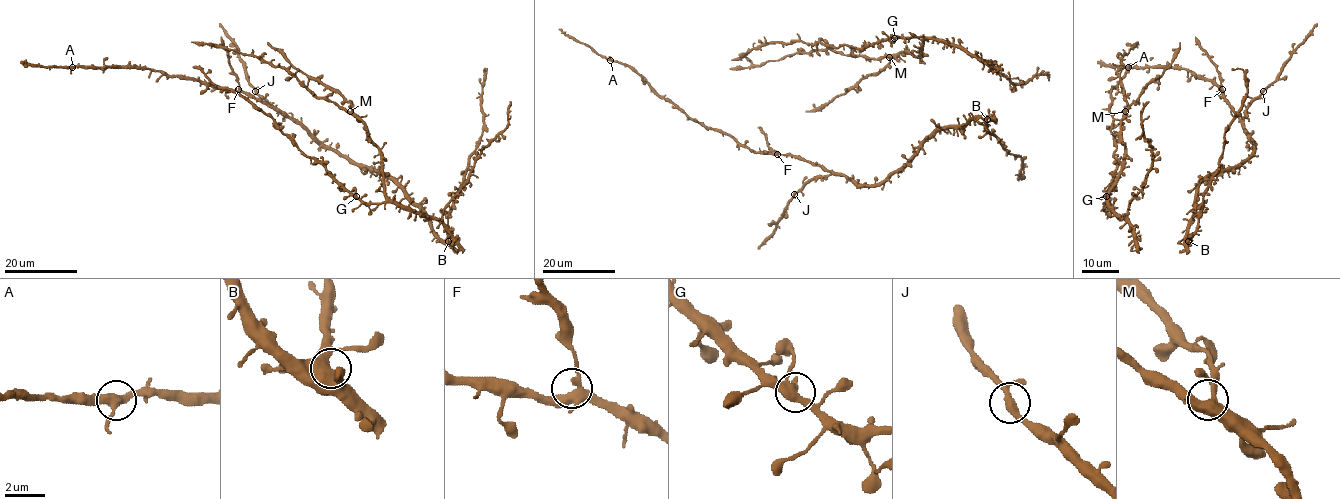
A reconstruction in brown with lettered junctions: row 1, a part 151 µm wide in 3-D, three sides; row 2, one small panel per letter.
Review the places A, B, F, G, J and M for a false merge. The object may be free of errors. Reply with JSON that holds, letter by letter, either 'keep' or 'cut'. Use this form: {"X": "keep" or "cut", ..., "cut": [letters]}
{"A": "keep", "B": "keep", "F": "keep", "G": "keep", "J": "keep", "M": "keep", "cut": []}

